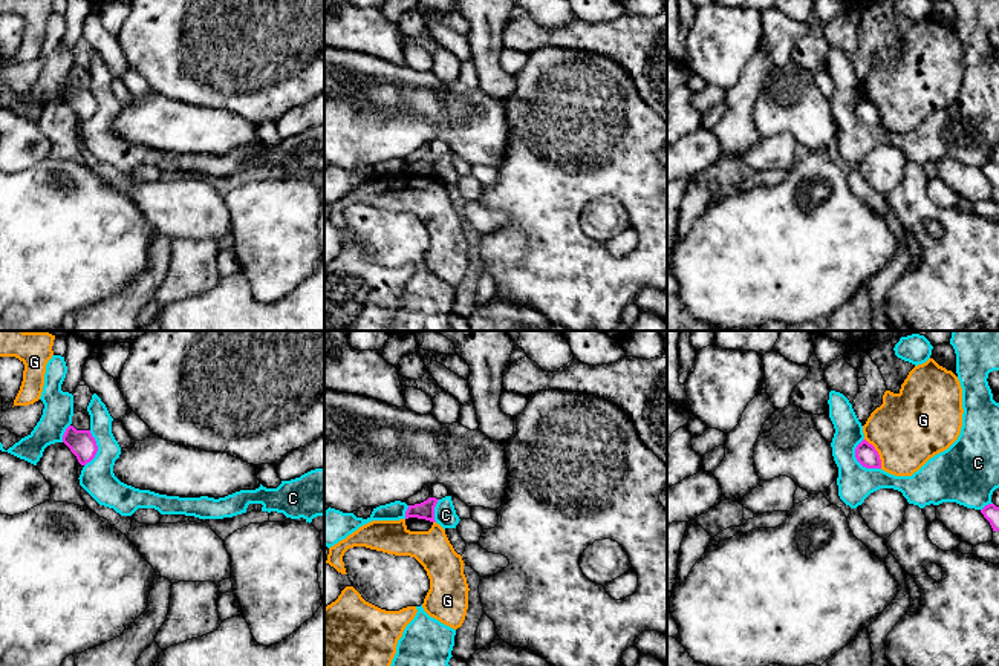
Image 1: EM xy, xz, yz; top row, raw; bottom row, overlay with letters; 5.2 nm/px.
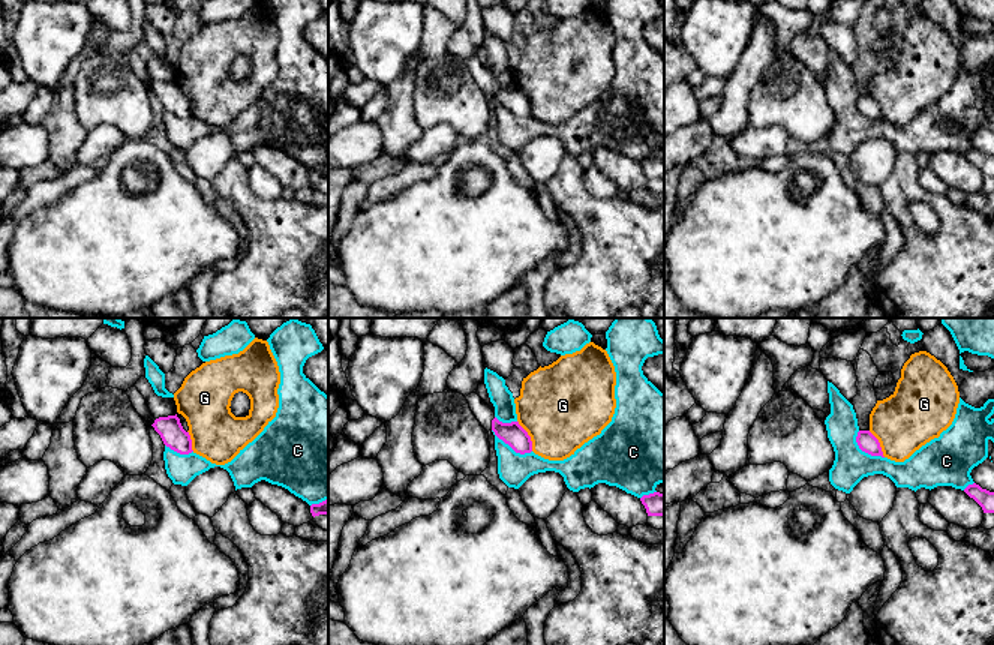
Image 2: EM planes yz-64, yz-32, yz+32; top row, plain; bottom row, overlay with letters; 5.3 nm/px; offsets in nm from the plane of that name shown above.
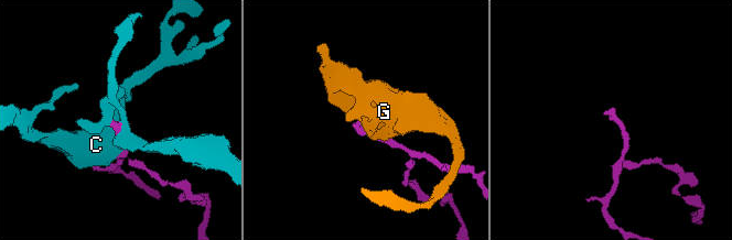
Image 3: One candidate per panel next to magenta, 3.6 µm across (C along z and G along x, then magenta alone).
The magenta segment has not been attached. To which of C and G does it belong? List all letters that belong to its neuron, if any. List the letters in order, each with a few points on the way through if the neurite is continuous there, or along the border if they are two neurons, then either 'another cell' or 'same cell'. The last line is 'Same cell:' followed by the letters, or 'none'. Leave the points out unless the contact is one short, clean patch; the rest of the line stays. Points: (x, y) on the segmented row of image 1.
C: another cell
G: border yz (865, 438), (877, 452), (881, 467); another cell
Same cell: none

